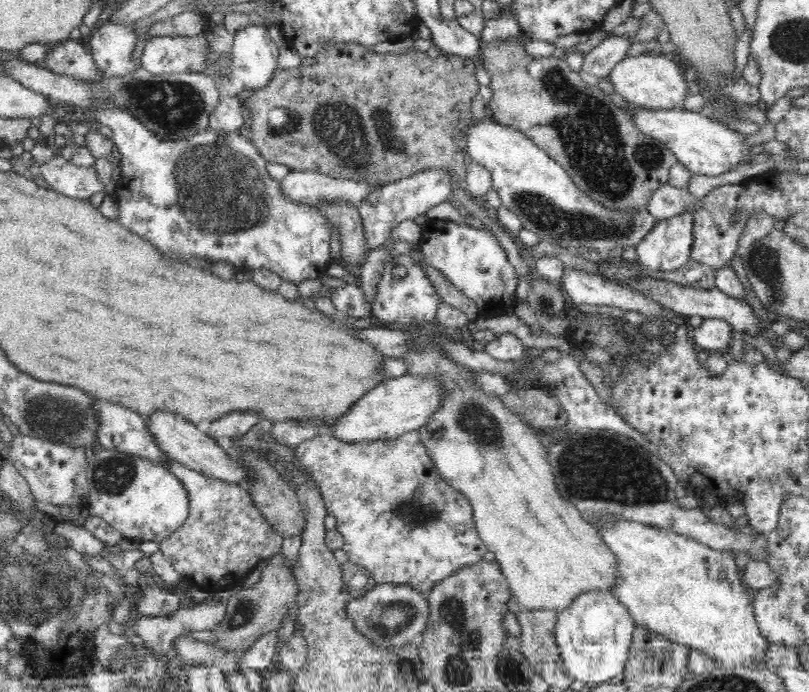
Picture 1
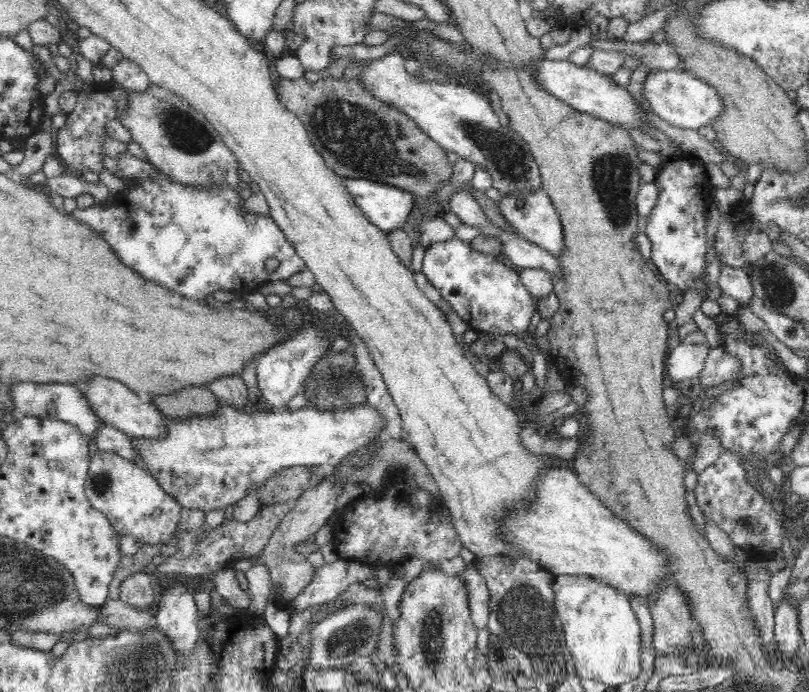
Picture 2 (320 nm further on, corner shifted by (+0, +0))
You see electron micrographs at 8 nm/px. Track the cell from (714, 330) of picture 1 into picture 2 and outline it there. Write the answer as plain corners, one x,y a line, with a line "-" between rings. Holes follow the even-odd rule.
681,342
672,348
668,357
667,374
673,383
699,377
706,360
710,356
711,346
708,344
688,344

